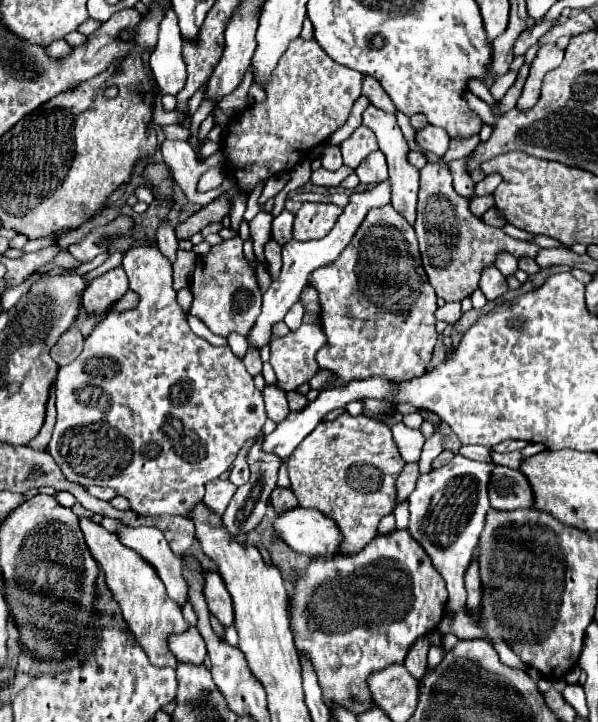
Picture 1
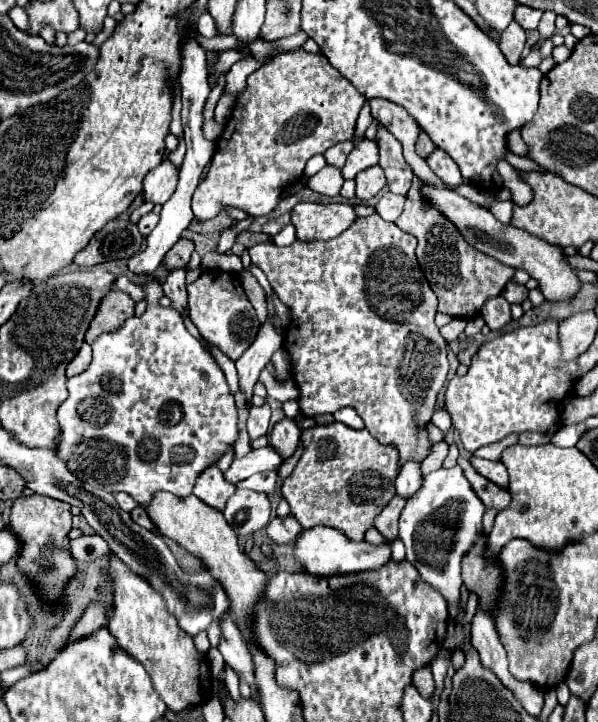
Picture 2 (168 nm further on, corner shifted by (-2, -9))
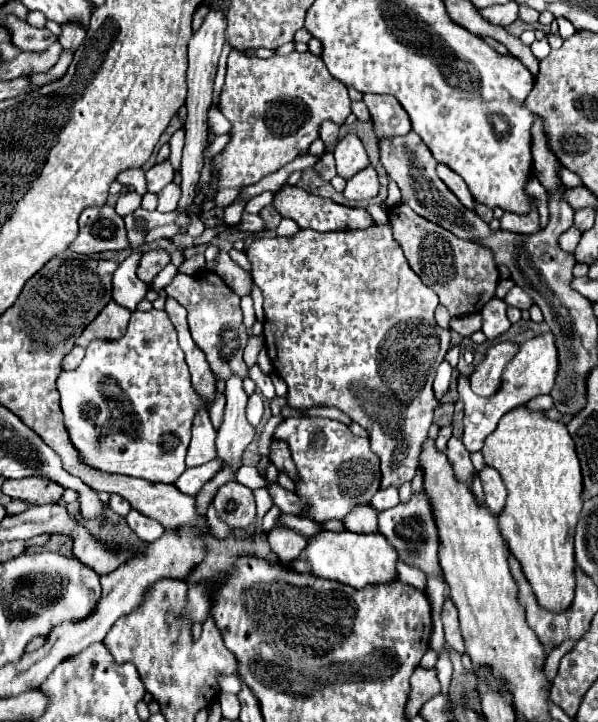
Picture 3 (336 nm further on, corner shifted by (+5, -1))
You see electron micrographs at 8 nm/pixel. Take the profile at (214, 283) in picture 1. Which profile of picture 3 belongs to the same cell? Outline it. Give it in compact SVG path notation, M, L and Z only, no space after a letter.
M203 271L199 275L177 273L173 281L165 287L165 291L169 297L177 299L187 309L191 337L195 345L205 353L213 375L219 379L239 375L245 379L249 373L247 365L243 363L243 349L247 345L247 327L243 325L239 295L233 289L229 289L225 281L213 271Z

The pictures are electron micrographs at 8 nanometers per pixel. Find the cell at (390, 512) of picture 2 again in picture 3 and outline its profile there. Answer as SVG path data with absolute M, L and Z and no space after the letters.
M361 505L361 507L355 507L343 519L343 525L345 525L347 531L355 531L355 533L375 533L377 531L377 515L379 515L379 511L373 511L373 507Z

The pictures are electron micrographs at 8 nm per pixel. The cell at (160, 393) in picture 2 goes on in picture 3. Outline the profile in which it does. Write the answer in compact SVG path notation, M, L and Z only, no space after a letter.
M133 311L127 333L121 339L93 339L81 365L73 371L61 371L57 389L61 393L65 427L81 463L105 473L141 477L157 483L175 483L185 471L191 425L197 411L207 409L207 401L197 395L191 383L189 367L185 367L185 353L177 343L177 331L173 323L169 323L165 311Z

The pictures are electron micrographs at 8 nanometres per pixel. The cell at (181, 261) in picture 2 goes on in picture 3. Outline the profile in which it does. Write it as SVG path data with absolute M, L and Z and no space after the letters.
M155 249L155 251L147 251L143 253L141 257L141 263L139 263L139 269L137 269L137 275L141 281L145 283L151 283L155 279L155 275L171 263L171 255L165 251L165 249Z

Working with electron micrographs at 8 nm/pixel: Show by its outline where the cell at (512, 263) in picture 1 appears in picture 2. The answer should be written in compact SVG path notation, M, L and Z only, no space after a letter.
M508 283L508 287L504 287L504 295L502 295L508 303L524 303L528 299L528 289L524 285L516 285L516 283Z

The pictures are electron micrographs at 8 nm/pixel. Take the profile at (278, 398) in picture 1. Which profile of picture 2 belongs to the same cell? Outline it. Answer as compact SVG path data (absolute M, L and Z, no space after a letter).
M282 419L280 423L274 425L270 435L270 445L282 457L282 461L294 455L294 451L298 449L298 441L300 441L300 429L292 419Z

